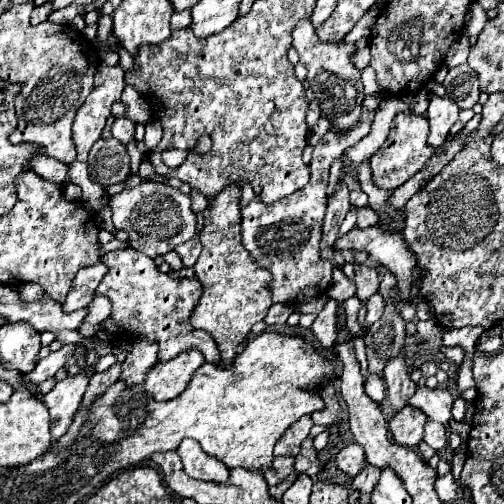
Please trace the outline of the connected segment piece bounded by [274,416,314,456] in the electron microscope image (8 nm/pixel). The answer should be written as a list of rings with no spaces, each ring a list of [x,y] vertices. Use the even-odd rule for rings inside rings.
[[[302,416],[296,424],[292,424],[292,428],[288,428],[288,432],[284,432],[284,436],[276,442],[274,448],[274,456],[296,456],[300,452],[300,442],[310,434],[312,428],[312,418],[310,416]]]

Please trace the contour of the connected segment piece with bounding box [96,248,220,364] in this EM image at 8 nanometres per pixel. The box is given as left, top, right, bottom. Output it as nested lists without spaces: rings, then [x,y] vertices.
[[[122,248],[122,250],[108,252],[100,260],[110,270],[104,276],[102,284],[98,286],[96,294],[98,296],[104,294],[112,300],[112,318],[120,324],[122,338],[158,340],[160,344],[158,356],[162,362],[168,362],[170,358],[190,348],[198,348],[204,354],[206,362],[220,364],[220,352],[212,336],[208,332],[194,330],[188,322],[194,306],[198,304],[198,298],[202,296],[202,284],[196,278],[194,280],[188,280],[188,278],[174,280],[166,274],[160,274],[154,260],[134,248]]]

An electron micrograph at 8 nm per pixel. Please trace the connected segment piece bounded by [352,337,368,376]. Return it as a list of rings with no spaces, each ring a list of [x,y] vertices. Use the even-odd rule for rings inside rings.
[[[353,337],[352,341],[353,341],[354,348],[355,348],[356,358],[360,363],[362,375],[366,376],[366,372],[368,369],[368,362],[367,362],[367,357],[366,357],[366,346],[364,343],[364,338]]]

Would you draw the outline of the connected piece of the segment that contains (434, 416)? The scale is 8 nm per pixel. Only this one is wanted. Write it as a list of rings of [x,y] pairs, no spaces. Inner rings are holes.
[[[418,388],[414,392],[414,396],[408,400],[410,406],[422,410],[430,420],[442,422],[442,424],[448,424],[448,420],[452,418],[452,414],[450,414],[452,402],[454,402],[454,398],[450,396],[450,392],[442,390],[442,388],[436,388],[436,390]]]

